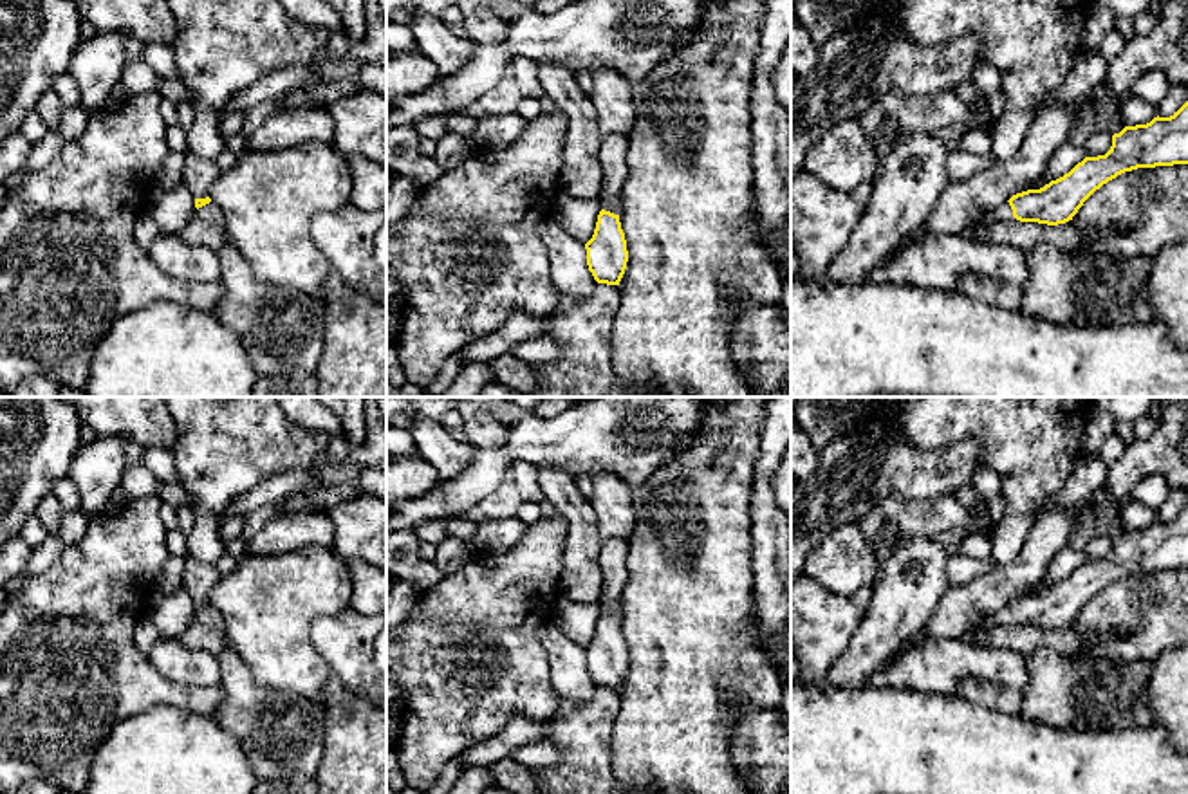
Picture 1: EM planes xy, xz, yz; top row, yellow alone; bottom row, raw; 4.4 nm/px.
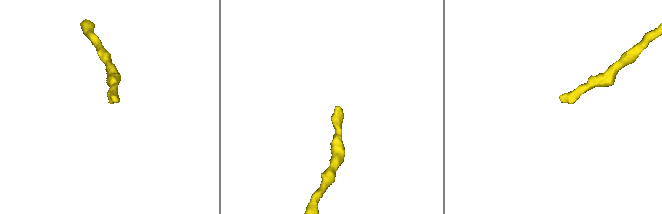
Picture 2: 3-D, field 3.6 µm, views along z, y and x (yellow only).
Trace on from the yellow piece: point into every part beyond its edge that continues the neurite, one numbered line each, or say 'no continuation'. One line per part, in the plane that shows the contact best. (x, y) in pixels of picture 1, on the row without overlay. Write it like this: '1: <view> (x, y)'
1: yz (1004, 616)

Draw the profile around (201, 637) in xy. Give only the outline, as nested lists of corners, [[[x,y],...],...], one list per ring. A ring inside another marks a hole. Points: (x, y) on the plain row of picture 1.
[[[195,619],[188,630],[177,637],[177,641],[190,650],[208,651],[213,655],[227,651],[224,632],[209,628],[199,619]]]

